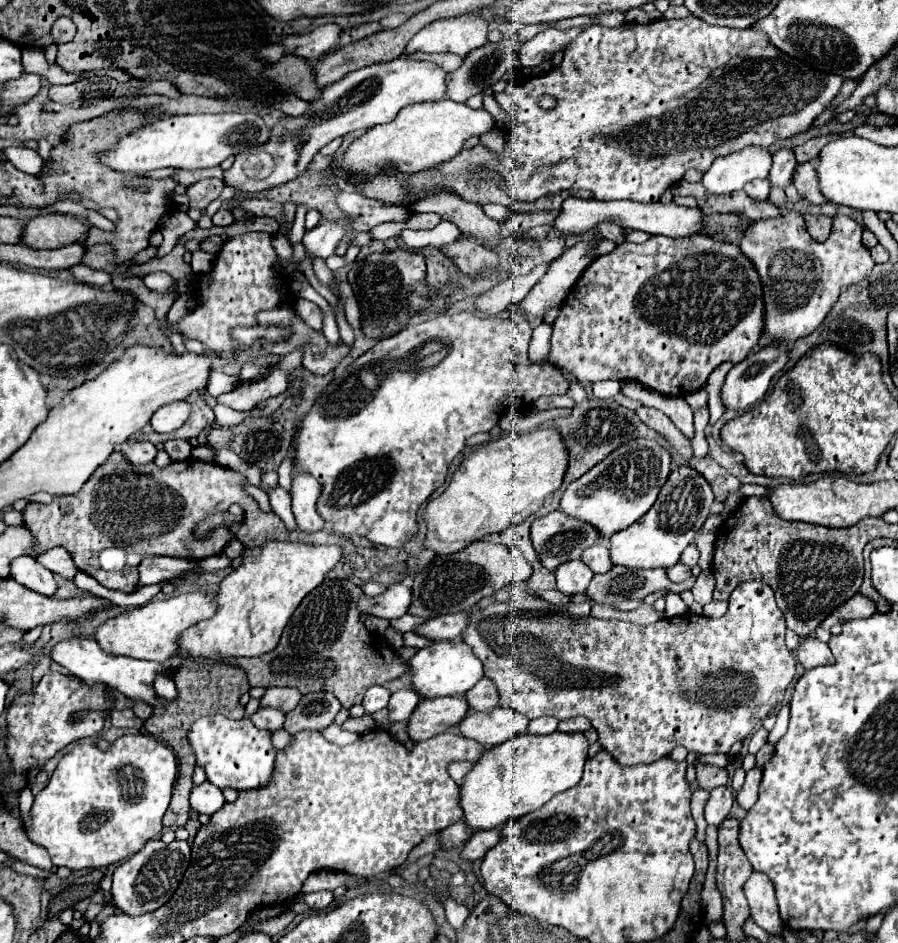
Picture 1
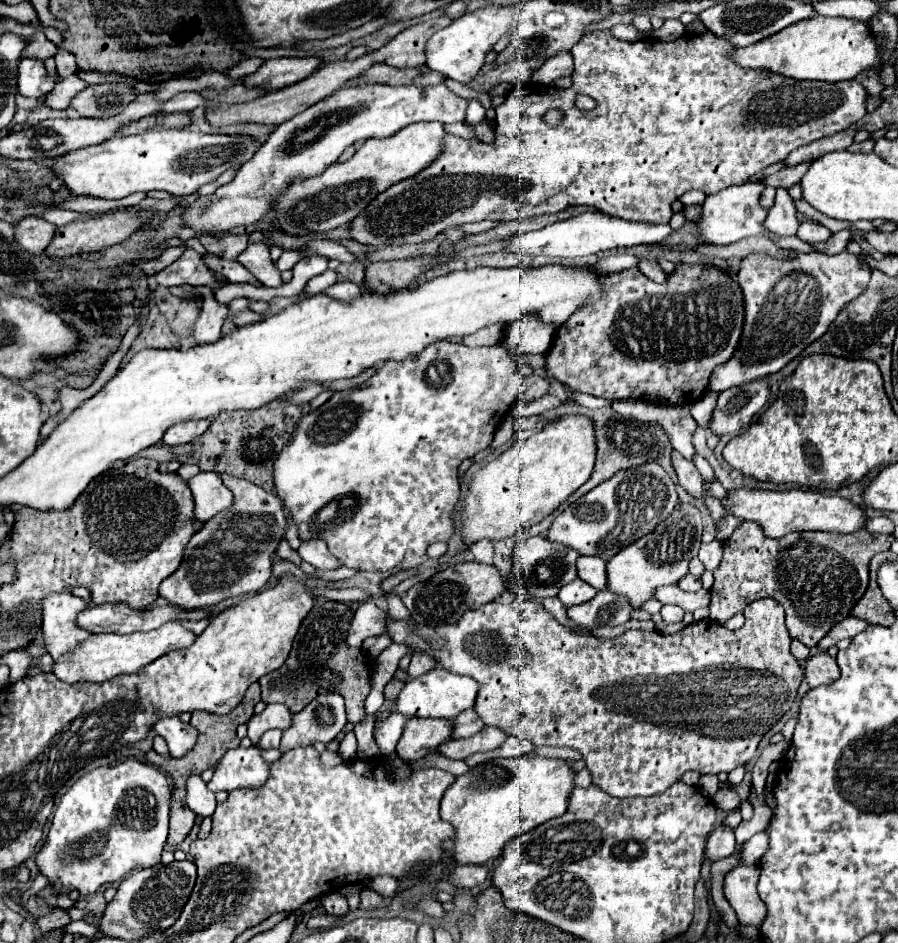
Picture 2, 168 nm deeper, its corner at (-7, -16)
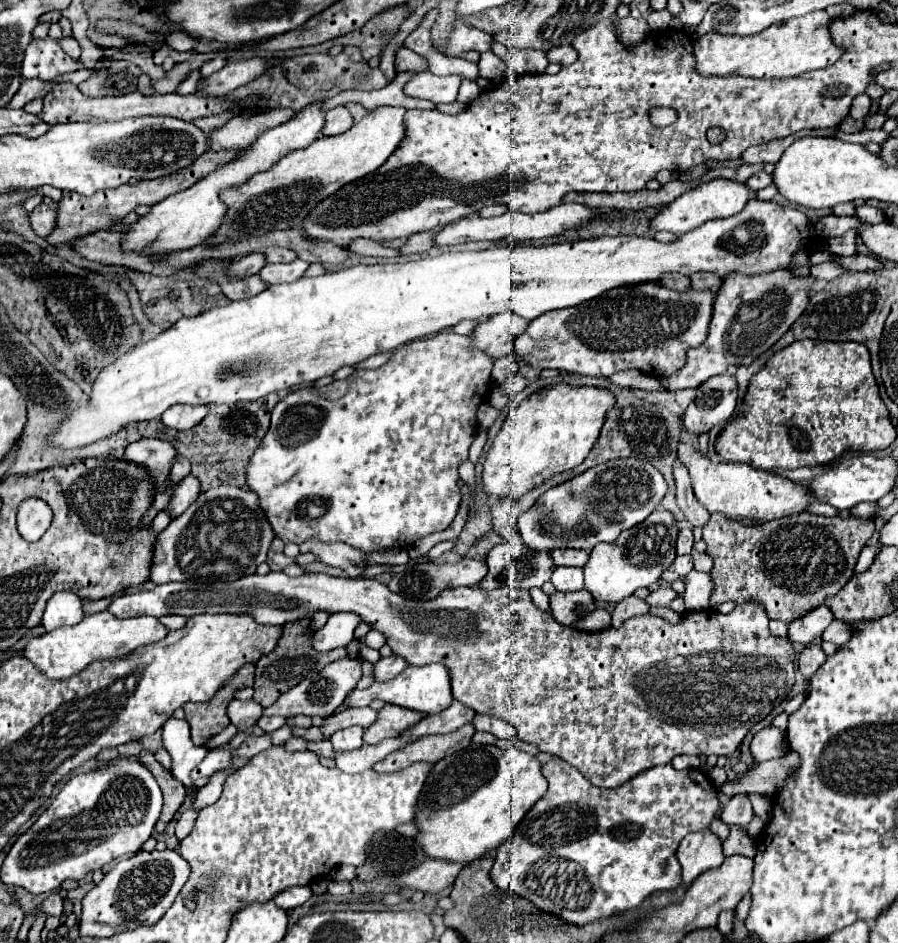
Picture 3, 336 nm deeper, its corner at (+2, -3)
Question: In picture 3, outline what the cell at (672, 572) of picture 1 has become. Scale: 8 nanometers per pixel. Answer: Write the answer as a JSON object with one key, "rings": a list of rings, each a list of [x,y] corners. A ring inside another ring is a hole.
{"rings":[[[677,555],[677,559],[673,561],[673,571],[675,571],[679,577],[685,577],[691,569],[693,569],[693,559],[691,559],[691,555]]]}

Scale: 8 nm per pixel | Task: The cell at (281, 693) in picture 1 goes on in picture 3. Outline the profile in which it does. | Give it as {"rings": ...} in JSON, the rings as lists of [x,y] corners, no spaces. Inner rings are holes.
{"rings":[[[253,699],[251,701],[233,701],[227,707],[227,715],[239,731],[245,731],[245,729],[253,727],[257,723],[257,719],[263,715],[263,705],[255,703]]]}

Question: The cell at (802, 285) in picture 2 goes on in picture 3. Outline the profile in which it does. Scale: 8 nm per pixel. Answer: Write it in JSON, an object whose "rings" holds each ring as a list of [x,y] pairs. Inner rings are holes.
{"rings":[[[793,269],[773,271],[771,275],[729,275],[717,293],[707,341],[687,351],[687,365],[675,375],[663,377],[663,387],[669,391],[695,389],[733,367],[751,365],[791,329],[799,315],[803,315],[813,283],[815,279],[811,275],[795,277]]]}

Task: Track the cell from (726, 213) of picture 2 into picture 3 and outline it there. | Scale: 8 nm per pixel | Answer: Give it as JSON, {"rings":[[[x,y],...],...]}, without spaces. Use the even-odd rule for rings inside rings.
{"rings":[[[711,179],[707,183],[697,185],[695,189],[689,189],[679,199],[669,203],[651,221],[651,229],[653,231],[669,231],[669,233],[675,233],[675,235],[683,235],[687,231],[693,231],[695,227],[701,227],[705,221],[719,219],[719,217],[731,217],[731,215],[739,213],[747,205],[749,197],[751,197],[751,191],[747,189],[745,183],[731,181],[731,179]]]}

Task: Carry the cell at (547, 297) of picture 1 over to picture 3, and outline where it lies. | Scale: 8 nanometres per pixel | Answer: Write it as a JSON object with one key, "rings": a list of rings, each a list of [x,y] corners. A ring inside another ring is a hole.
{"rings":[[[501,313],[481,321],[471,333],[471,337],[475,339],[477,349],[499,359],[503,355],[509,355],[507,347],[515,343],[515,335],[521,335],[525,327],[527,327],[527,319],[511,313]]]}

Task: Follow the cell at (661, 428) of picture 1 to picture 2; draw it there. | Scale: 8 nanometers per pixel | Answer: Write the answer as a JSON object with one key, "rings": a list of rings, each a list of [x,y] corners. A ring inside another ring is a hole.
{"rings":[[[678,452],[672,454],[672,464],[674,464],[674,470],[678,474],[678,482],[680,486],[694,498],[700,498],[702,494],[702,478],[700,478],[700,472],[696,470],[696,466],[686,460],[684,456],[680,456]]]}

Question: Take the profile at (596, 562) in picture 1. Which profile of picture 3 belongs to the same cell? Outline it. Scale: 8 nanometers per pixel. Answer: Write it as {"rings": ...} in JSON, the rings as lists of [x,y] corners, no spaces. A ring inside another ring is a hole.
{"rings":[[[553,549],[551,557],[555,565],[571,565],[571,567],[583,567],[587,563],[589,551],[583,549]]]}

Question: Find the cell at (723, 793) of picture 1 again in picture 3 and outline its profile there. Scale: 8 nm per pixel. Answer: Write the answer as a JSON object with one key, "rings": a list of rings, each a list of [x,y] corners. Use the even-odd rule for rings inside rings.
{"rings":[[[711,829],[691,833],[681,841],[677,859],[683,867],[683,883],[691,883],[701,871],[715,869],[723,863],[721,839]]]}

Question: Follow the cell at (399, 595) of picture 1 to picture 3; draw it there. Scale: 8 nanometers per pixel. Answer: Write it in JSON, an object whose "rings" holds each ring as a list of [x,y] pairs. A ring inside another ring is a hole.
{"rings":[[[335,613],[329,617],[323,629],[319,629],[313,637],[313,647],[317,651],[331,651],[337,647],[347,647],[355,627],[361,623],[361,619],[353,613]]]}

